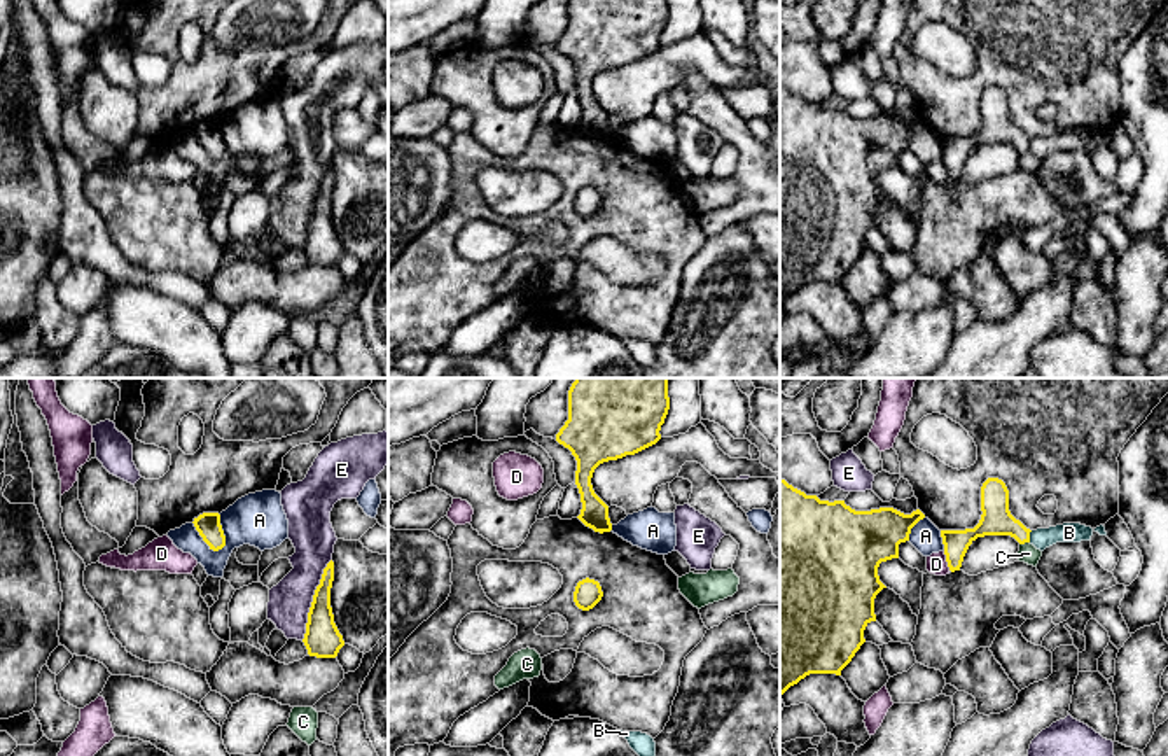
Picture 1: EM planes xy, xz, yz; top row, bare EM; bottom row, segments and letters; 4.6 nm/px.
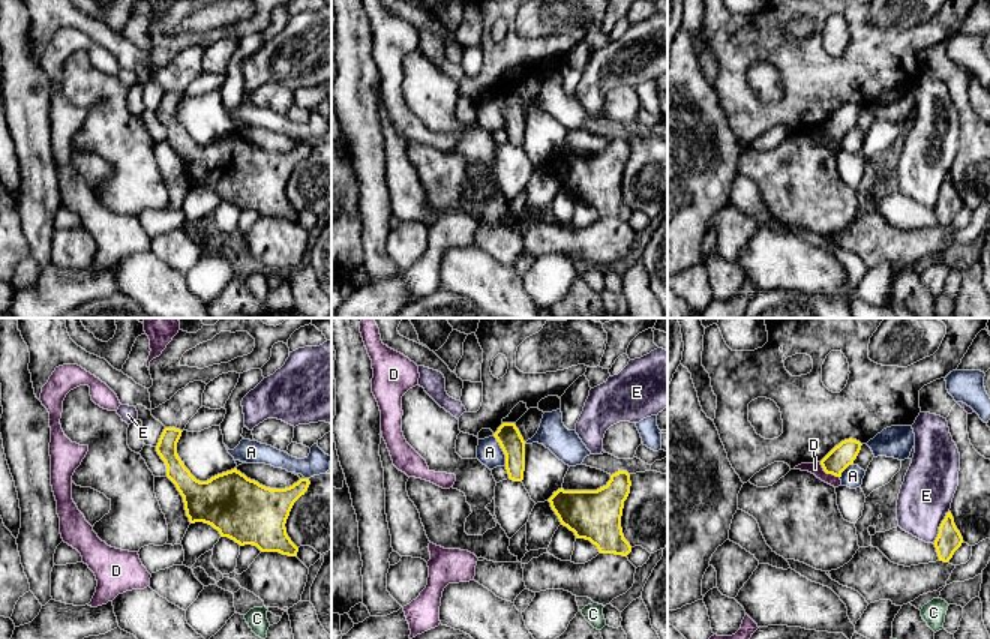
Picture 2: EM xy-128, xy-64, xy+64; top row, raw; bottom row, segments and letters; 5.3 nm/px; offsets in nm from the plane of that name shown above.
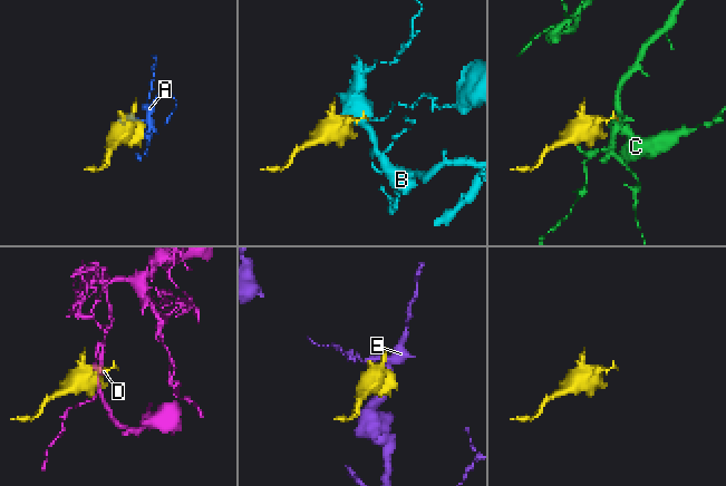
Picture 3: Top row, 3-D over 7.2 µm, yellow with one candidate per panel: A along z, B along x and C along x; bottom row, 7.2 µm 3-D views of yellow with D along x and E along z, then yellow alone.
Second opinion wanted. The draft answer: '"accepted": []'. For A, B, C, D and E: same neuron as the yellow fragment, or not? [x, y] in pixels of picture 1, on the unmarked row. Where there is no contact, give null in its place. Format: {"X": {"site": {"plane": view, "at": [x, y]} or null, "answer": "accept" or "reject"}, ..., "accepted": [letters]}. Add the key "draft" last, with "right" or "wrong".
{"A": {"site": {"plane": "xy", "at": [207, 151]}, "answer": "reject"}, "B": {"site": {"plane": "yz", "at": [1028, 144]}, "answer": "reject"}, "C": {"site": {"plane": "yz", "at": [1023, 151]}, "answer": "reject"}, "D": {"site": {"plane": "yz", "at": [946, 168]}, "answer": "reject"}, "E": {"site": {"plane": "xy", "at": [313, 207]}, "answer": "reject"}, "accepted": [], "draft": "right"}

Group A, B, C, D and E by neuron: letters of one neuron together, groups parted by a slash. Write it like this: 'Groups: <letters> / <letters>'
Groups: A / B / C / D / E

